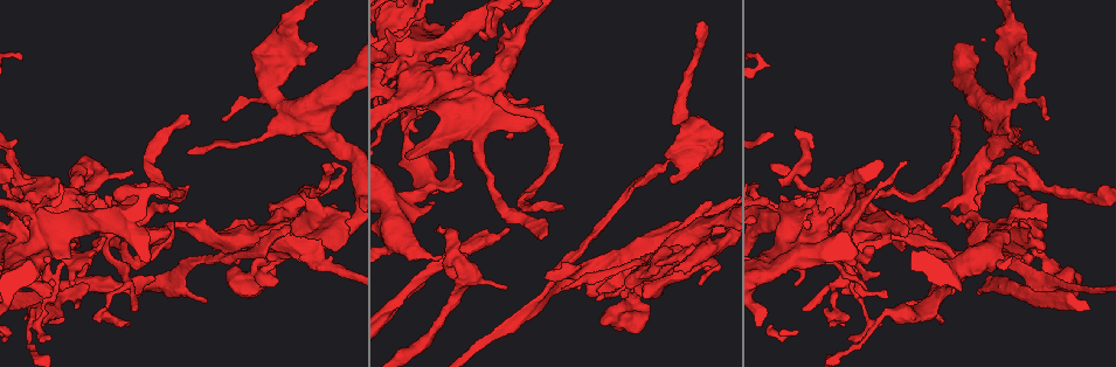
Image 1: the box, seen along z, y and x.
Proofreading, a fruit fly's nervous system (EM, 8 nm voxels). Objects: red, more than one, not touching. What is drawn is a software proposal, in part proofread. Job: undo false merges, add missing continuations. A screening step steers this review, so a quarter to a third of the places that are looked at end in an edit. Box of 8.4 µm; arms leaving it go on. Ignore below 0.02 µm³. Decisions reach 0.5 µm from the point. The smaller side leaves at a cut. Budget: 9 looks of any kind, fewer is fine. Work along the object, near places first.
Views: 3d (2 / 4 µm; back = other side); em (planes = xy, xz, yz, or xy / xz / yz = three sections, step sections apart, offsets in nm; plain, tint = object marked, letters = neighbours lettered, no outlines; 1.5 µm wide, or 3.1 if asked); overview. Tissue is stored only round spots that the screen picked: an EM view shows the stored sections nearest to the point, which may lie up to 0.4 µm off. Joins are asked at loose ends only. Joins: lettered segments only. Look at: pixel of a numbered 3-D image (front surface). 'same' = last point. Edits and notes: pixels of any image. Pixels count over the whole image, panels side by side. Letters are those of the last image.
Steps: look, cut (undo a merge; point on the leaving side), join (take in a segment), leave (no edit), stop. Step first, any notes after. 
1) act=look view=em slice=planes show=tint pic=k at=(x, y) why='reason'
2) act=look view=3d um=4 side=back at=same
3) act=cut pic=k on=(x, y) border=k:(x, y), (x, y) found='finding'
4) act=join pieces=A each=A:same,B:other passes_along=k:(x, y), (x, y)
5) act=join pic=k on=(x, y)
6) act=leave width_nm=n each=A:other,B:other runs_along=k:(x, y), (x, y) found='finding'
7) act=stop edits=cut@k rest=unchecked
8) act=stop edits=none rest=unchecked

act=look view=em slice=planes show=letters pic=1 at=(481, 273) why='branch stops here'

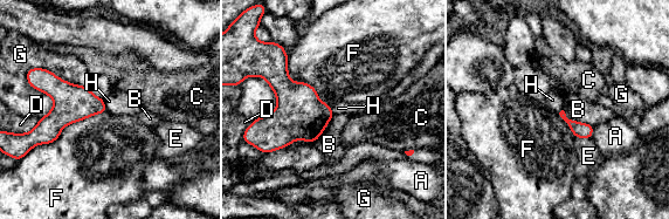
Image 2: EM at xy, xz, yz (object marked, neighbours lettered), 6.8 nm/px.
act=leave each=A:other,B:other,C:other,D:other,E:other,F:other,G:other,H:other border=2:(103, 100), (107, 110) found='no lettered segment goes on from it'

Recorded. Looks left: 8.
act=look view=em slice=yz step=8 show=letters pic=1 at=(223, 119) why='tapers out'

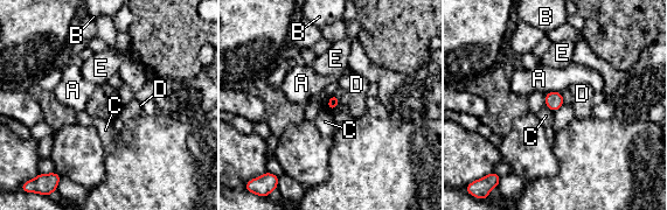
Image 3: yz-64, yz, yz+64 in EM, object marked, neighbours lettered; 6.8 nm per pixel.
act=leave width_nm=70 each=A:other,B:other,C:other,D:other,E:other border=3:(546, 105), (553, 112) found='none of them fits'

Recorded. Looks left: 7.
act=look view=3d um=2 pic=1 at=(646, 277) why='branch stops here'

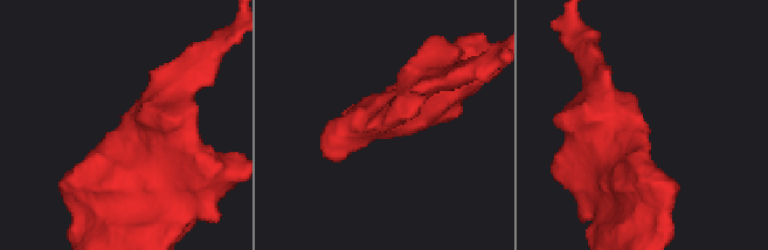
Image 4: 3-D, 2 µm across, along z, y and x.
act=look view=em slice=planes show=letters pic=4 at=(639, 116) why='need the tissue'

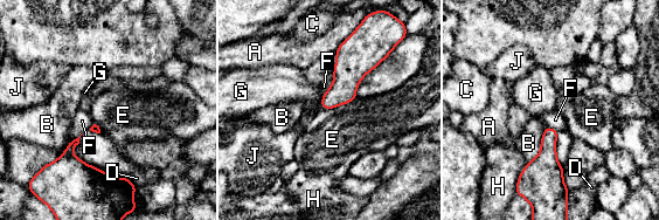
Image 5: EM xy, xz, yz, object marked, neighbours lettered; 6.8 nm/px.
act=leave each=A:other,B:other,C:other,D:other,E:other,F:other,G:other,H:other,J:other border=5:(355, 97), (346, 103), (321, 109) found='none of them fits'

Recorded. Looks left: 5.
act=look view=em slice=planes show=letters pic=1 at=(168, 232)

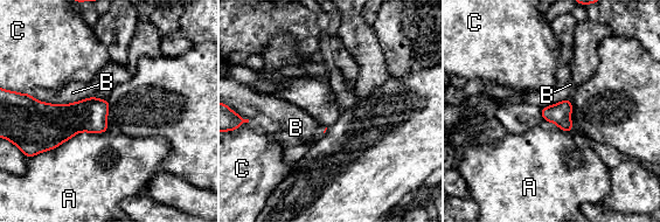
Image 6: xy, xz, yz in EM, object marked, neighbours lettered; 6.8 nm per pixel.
act=leave each=A:other,B:other,C:other border=6:(108, 130), (77, 132), (39, 153) found='none of them fits'

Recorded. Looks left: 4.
act=stop edits=none rest=unchecked

